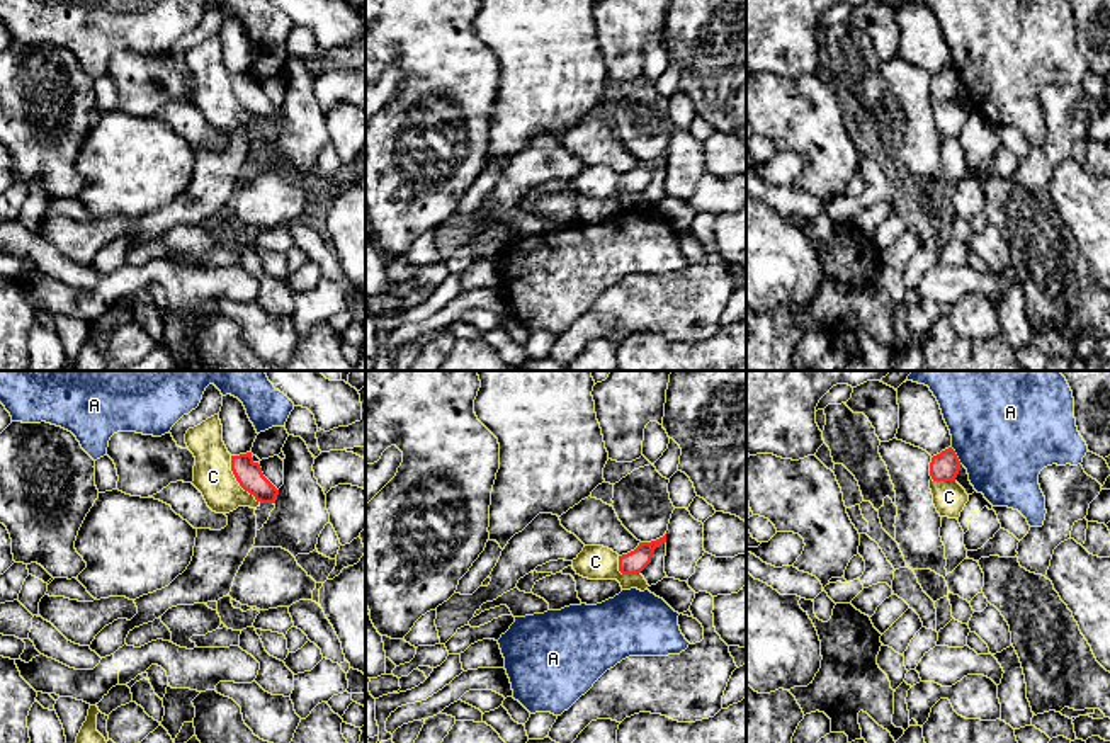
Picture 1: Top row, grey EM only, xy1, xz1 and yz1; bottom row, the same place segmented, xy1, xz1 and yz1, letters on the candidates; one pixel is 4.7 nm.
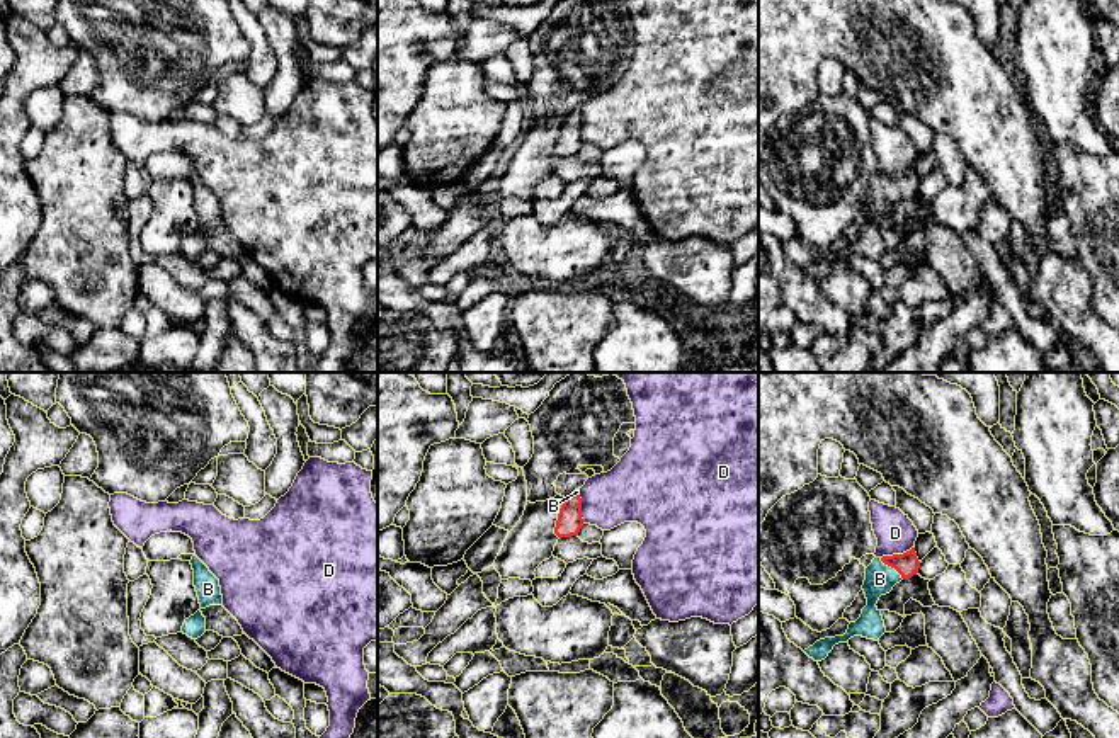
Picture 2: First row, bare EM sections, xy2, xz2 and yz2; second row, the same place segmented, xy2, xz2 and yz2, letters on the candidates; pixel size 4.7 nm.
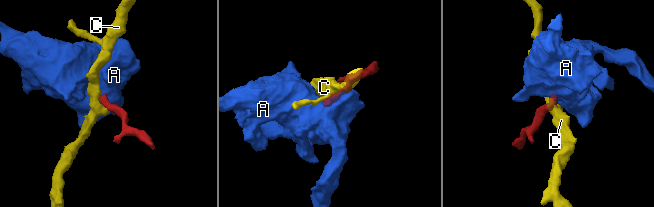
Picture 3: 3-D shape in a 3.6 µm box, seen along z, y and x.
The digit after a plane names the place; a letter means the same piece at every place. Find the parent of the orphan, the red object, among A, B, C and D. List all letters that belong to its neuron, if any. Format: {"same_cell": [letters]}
{"same_cell": ["B"]}

